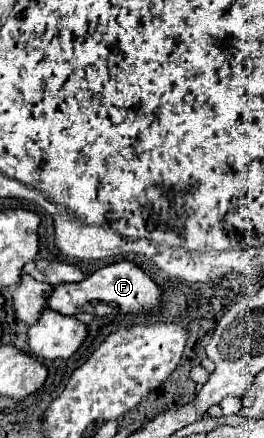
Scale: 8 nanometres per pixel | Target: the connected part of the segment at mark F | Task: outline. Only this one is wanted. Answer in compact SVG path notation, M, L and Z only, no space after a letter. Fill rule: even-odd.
M119 261L113 265L107 265L93 275L85 277L79 283L67 283L67 285L55 285L51 291L51 297L47 299L47 307L53 311L59 311L61 315L77 315L81 311L95 313L95 315L107 315L107 313L139 313L139 311L151 311L153 307L159 307L159 287L153 283L153 279L143 273L137 265L131 261ZM99 299L101 305L91 307L89 301Z

